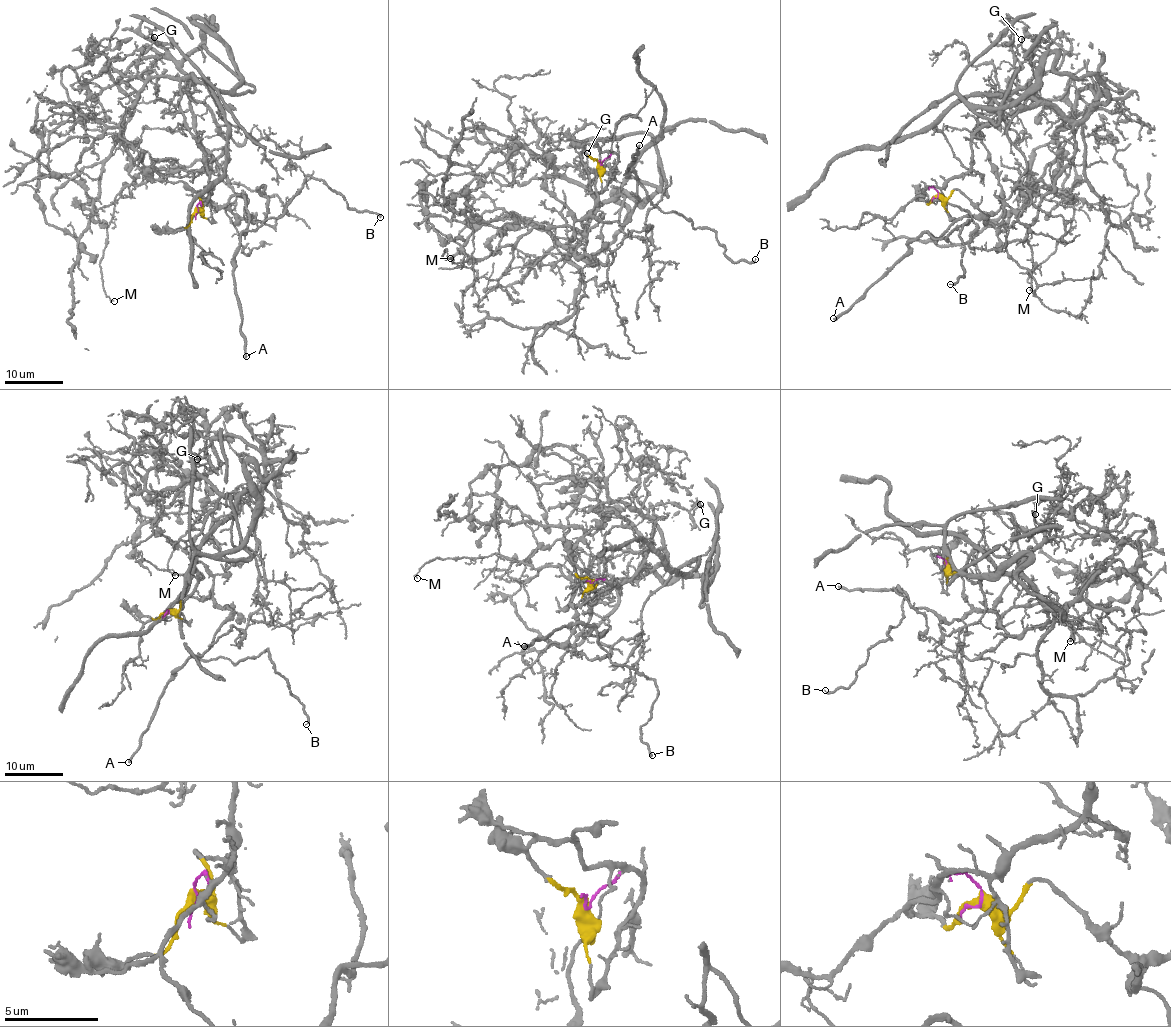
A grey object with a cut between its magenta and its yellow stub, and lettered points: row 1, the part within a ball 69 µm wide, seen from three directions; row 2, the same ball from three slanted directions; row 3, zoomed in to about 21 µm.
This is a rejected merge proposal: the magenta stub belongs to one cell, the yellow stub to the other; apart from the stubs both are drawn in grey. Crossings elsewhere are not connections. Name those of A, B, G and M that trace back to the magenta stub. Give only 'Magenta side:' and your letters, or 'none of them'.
Magenta side: G, M

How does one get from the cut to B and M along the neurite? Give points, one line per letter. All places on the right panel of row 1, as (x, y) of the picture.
B: (937, 196), (960, 190), (987, 217), (928, 232), (947, 241), (969, 221), (964, 274), (949, 284)
M: (937, 196), (1028, 99), (1073, 126), (1072, 163), (1043, 195), (1021, 187), (1075, 201), (1030, 290)

